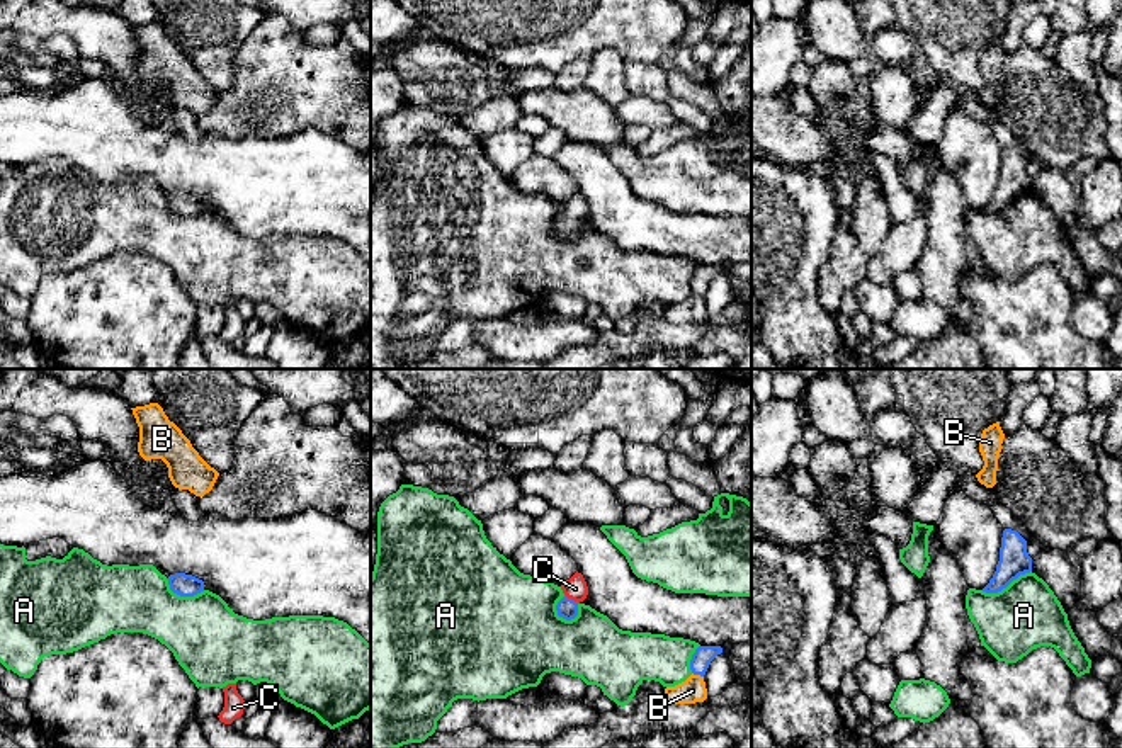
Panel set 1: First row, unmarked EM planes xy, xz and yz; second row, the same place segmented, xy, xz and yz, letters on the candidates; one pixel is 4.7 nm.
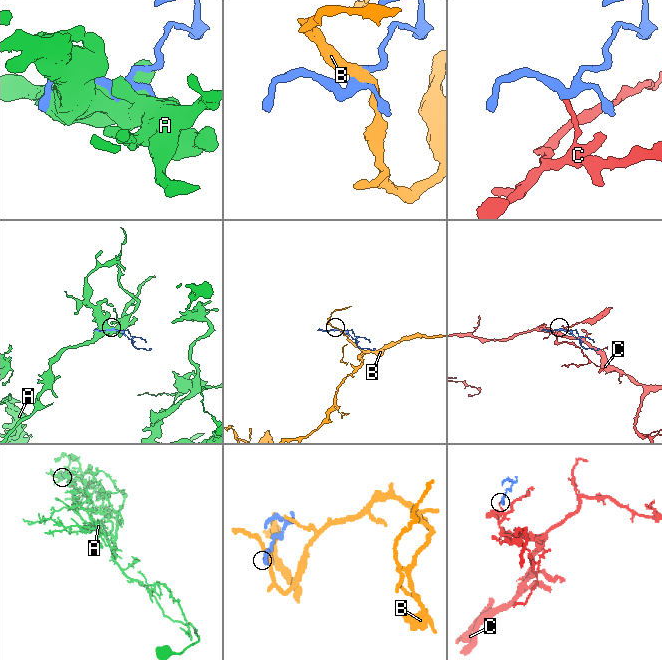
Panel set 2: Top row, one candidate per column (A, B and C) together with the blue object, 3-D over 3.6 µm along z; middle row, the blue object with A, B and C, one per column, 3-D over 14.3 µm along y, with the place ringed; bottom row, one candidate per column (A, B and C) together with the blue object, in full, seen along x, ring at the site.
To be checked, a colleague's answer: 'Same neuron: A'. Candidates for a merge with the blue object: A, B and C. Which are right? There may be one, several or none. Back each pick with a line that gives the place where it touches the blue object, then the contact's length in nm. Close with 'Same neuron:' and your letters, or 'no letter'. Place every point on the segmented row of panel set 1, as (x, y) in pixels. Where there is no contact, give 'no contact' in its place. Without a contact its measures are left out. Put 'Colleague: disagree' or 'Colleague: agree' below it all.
C: meets blue in xz at (570, 599); contact 80 nm long
Same neuron: C
Colleague: disagree

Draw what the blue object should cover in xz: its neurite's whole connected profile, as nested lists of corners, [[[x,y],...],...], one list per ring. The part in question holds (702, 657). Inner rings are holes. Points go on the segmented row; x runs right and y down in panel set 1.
[[[699,646],[690,660],[692,673],[704,677],[711,661],[721,653],[722,653],[721,646]]]

